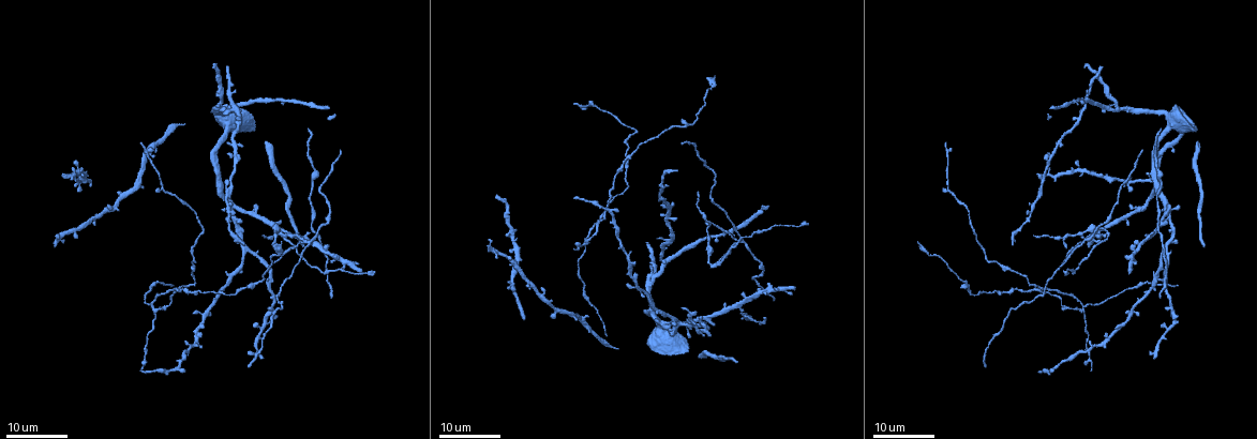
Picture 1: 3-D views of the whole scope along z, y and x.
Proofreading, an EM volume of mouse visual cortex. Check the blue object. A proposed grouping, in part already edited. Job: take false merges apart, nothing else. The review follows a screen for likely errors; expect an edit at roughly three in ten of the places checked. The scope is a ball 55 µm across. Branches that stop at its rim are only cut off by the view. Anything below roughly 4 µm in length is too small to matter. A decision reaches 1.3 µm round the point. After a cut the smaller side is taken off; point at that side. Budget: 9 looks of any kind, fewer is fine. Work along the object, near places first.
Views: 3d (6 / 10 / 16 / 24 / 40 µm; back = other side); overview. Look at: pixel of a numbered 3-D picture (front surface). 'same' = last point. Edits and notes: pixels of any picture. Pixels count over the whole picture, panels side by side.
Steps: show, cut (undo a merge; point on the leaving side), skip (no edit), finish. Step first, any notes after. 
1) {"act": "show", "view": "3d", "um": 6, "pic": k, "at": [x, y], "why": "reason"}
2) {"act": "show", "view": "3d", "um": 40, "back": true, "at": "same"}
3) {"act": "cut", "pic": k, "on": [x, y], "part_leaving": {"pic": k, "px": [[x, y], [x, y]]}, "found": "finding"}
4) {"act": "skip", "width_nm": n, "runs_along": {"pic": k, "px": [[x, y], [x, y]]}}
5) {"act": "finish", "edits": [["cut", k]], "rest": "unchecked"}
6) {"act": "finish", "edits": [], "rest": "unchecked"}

{"act": "show", "view": "3d", "um": 16, "pic": 1, "at": [307, 242], "why": "looks like a crossing"}

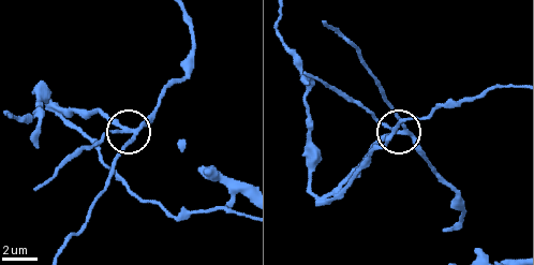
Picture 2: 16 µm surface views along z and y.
{"act": "show", "view": "3d", "um": 10, "pic": 2, "at": [398, 133]}

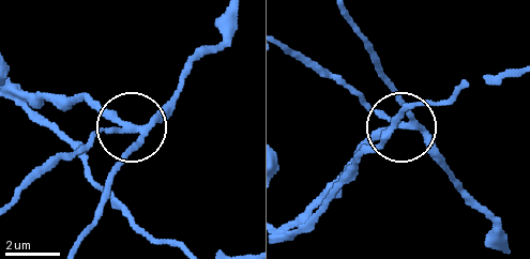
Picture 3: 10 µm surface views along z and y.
{"act": "cut", "pic": 3, "on": [105, 118], "side_arm_um": 26, "part_leaving": {"pic": 3, "px": [[139, 127], [89, 100], [41, 106], [135, 224], [183, 244]]}, "found": "two neurons meet here"}

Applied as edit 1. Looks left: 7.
{"act": "show", "view": "3d", "um": 16, "pic": 1, "at": [1158, 231], "why": "two arms in line, one across"}

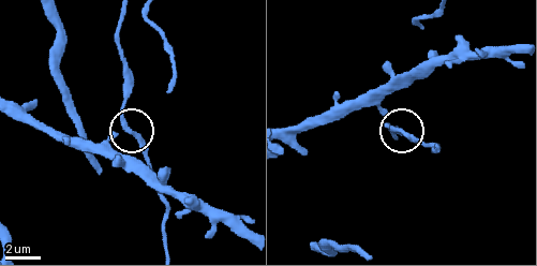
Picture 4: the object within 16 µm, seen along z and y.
{"act": "show", "view": "3d", "um": 6, "pic": 4, "at": [399, 132]}

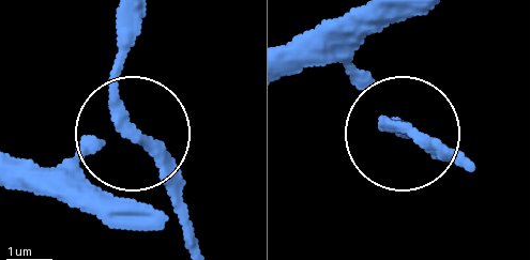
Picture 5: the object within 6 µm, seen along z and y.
{"act": "skip", "runs_along": {"pic": 5, "px": [[16, 158], [62, 173], [127, 135], [196, 239]]}, "found": "continuous, no second neuron"}

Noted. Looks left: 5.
{"act": "show", "view": "3d", "um": 16, "pic": 1, "at": [236, 205]}

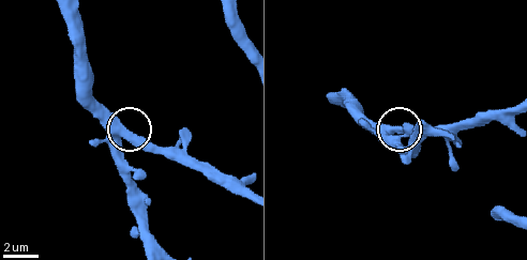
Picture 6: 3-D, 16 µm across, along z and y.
{"act": "show", "view": "3d", "um": 6, "pic": 6, "at": [399, 132]}

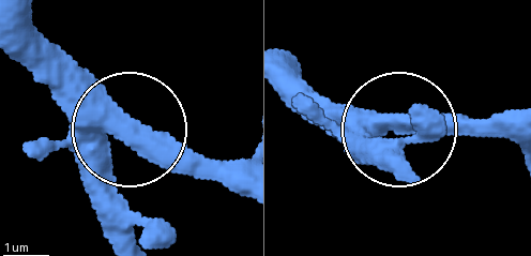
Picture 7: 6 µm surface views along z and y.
{"act": "skip", "width_nm": 530, "runs_along": {"pic": 7, "px": [[290, 68], [359, 114], [509, 125]]}, "found": "all the same neuron"}

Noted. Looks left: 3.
{"act": "show", "view": "3d", "um": 24, "pic": 1, "at": [152, 304], "why": "a fork"}

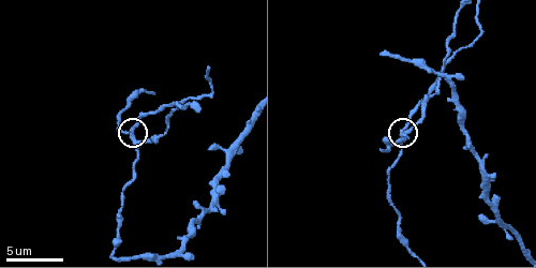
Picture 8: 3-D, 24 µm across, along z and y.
{"act": "show", "view": "3d", "um": 10, "pic": 8, "at": [131, 136]}

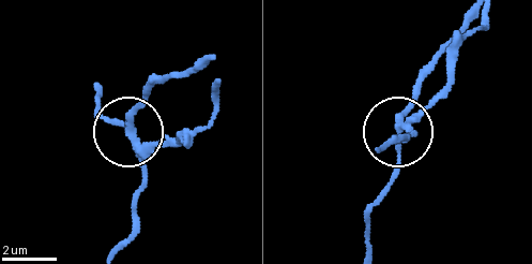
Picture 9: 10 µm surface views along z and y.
{"act": "cut", "pic": 9, "on": [398, 163], "part_leaving": {"pic": 9, "px": [[403, 122], [442, 88], [458, 46], [483, 19]]}, "found": "two neurons meet here"}

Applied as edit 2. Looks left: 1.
{"act": "finish", "edits": [["cut", 3], ["cut", 9]], "rest": "unchecked"}

